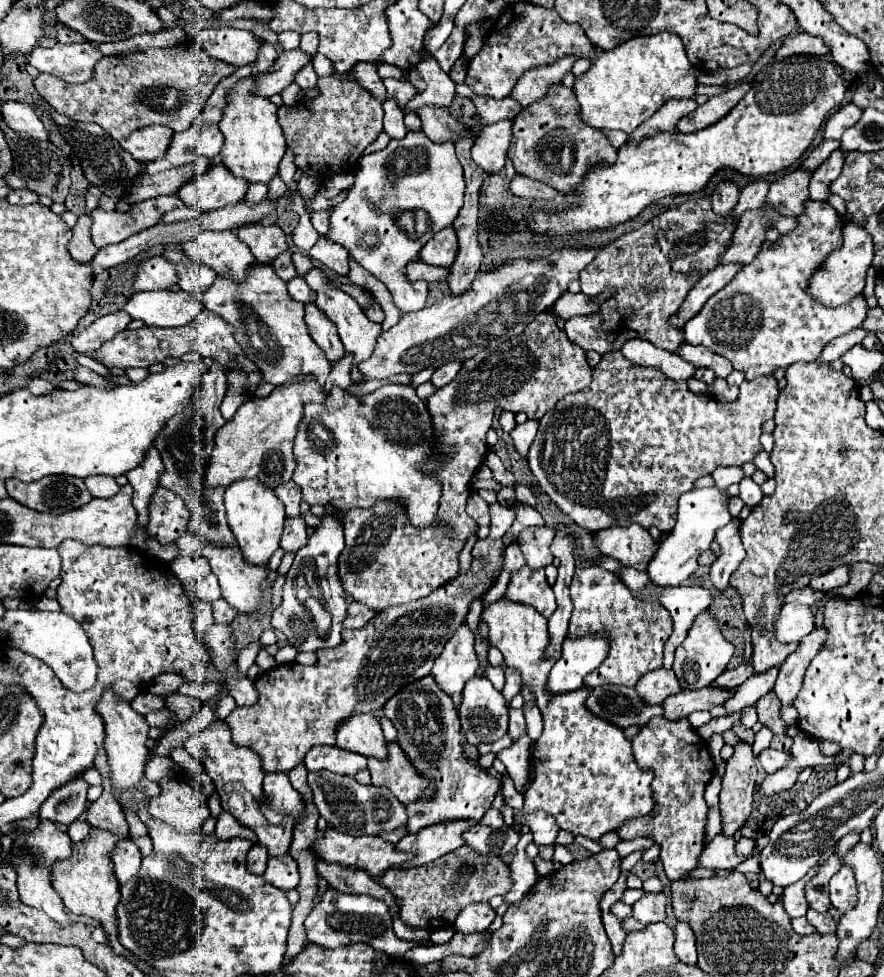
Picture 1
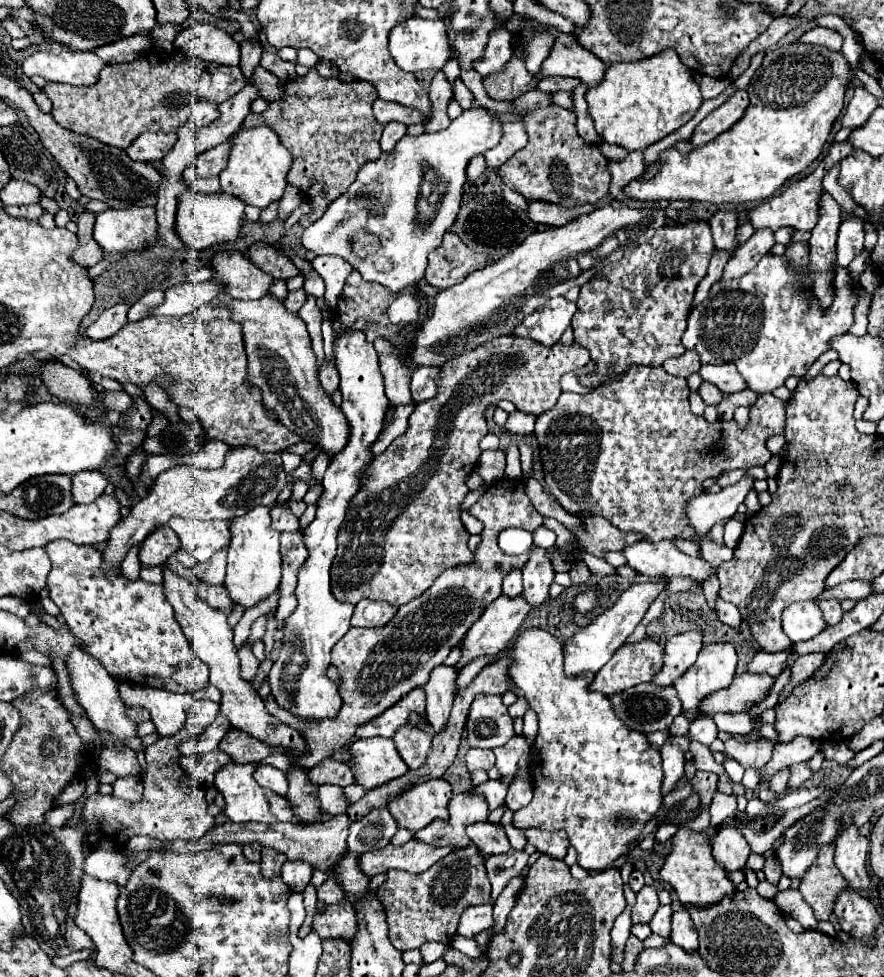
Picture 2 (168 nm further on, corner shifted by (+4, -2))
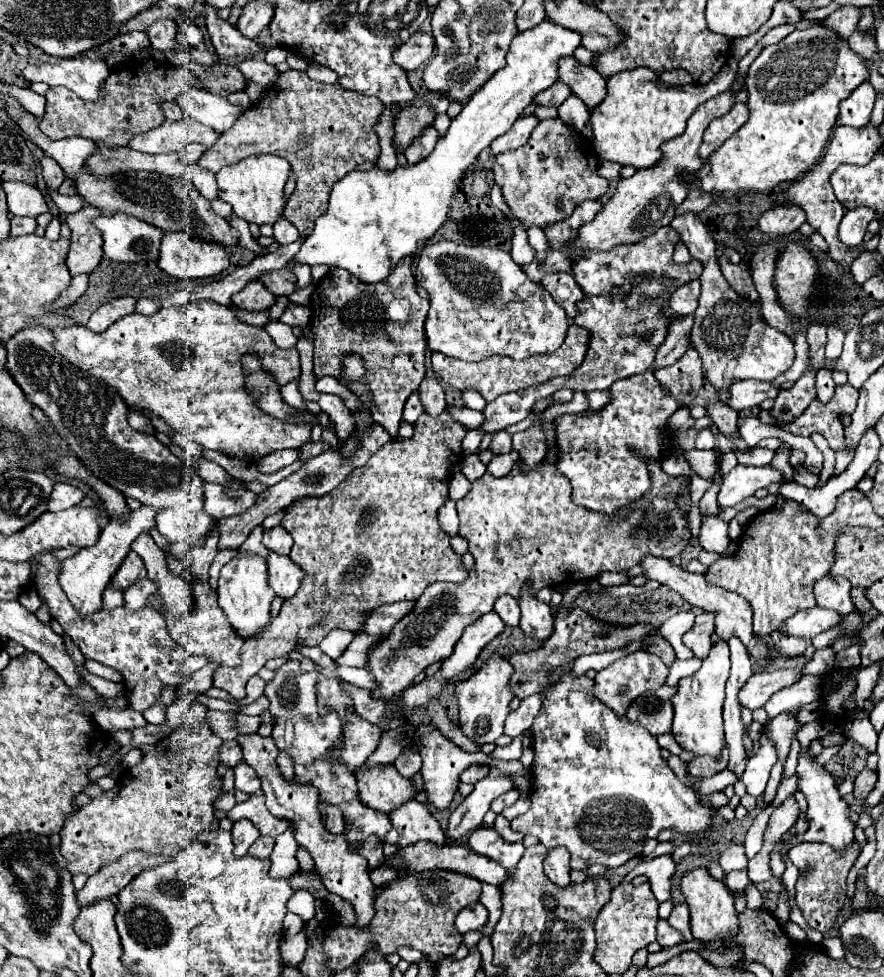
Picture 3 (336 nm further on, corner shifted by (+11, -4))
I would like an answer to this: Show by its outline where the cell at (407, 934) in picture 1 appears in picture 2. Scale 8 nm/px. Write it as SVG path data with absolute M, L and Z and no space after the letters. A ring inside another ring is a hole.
M411 839L403 847L387 845L379 851L367 851L359 855L359 867L367 877L375 877L389 869L403 869L409 873L423 873L441 857L451 853L451 847L431 847Z

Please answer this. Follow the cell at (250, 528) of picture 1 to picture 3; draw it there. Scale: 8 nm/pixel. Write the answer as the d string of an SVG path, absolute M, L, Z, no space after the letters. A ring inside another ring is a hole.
M236 553L232 561L228 561L218 579L218 605L226 615L230 627L240 639L258 637L270 625L270 603L274 599L272 587L268 585L268 563L258 555Z

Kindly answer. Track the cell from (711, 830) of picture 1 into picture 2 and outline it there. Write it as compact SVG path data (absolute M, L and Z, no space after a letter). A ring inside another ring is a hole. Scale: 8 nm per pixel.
M719 789L713 793L713 801L709 807L711 813L711 827L719 827L725 823L727 817L733 817L737 813L737 797L721 793Z

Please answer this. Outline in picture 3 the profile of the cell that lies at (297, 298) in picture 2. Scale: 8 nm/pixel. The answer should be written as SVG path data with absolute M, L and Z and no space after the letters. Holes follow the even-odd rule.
M290 303L284 311L284 315L280 317L282 323L290 325L290 327L308 327L310 321L312 321L312 309L308 305L296 305L296 303Z

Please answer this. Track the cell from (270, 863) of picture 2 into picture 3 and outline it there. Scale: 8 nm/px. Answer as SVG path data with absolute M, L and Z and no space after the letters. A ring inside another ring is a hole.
M258 837L252 843L252 847L250 847L248 853L252 857L258 857L258 859L268 859L270 853L272 853L272 849L274 849L274 839L272 837Z

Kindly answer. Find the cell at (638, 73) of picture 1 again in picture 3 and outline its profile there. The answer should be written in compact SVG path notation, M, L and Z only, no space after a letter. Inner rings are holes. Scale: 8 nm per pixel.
M730 57L726 65L716 73L716 77L708 85L684 85L670 87L656 77L650 69L632 69L624 73L616 73L616 77L608 79L608 95L606 99L592 109L590 125L594 131L594 151L600 159L614 161L618 165L632 165L636 169L654 167L662 157L660 145L682 135L686 129L688 117L694 113L698 105L722 93L730 87L730 83L738 75L738 59Z

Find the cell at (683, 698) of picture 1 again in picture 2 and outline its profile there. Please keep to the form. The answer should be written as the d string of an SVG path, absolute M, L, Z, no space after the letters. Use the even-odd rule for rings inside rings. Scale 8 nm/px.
M751 673L735 675L729 687L707 695L699 703L699 709L707 715L717 713L719 709L745 709L747 711L749 707L765 699L763 691L767 691L767 687L771 687L773 681L775 679L769 675L751 675Z

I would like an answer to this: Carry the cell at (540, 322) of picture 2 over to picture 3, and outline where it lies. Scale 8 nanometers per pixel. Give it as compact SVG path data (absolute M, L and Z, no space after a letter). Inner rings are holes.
M452 241L430 243L418 257L414 277L430 297L430 311L426 317L426 341L430 351L440 351L462 361L482 361L490 355L526 359L538 353L552 353L566 339L568 319L564 309L552 301L550 293L540 283L528 279L506 251L496 247L468 247Z

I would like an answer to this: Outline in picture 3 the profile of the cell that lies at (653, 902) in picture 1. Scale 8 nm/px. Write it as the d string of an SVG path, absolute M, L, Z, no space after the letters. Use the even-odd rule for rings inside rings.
M664 919L658 921L658 937L656 941L662 945L662 947L672 947L672 945L680 945L680 943L686 943L686 939Z

